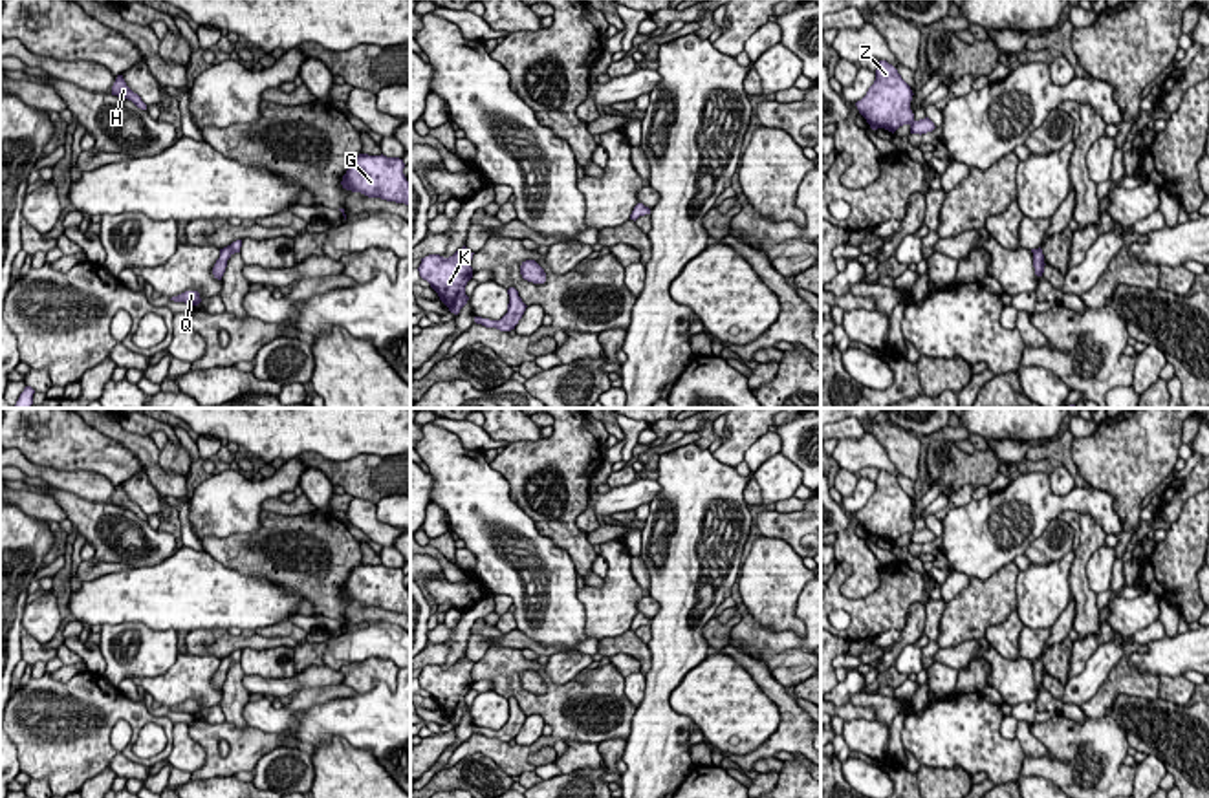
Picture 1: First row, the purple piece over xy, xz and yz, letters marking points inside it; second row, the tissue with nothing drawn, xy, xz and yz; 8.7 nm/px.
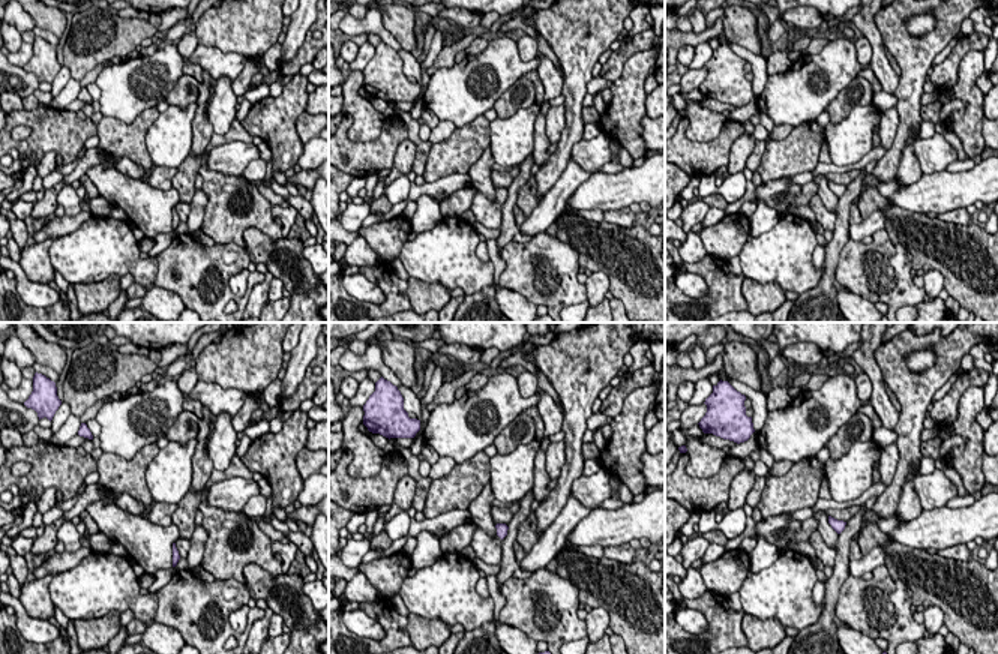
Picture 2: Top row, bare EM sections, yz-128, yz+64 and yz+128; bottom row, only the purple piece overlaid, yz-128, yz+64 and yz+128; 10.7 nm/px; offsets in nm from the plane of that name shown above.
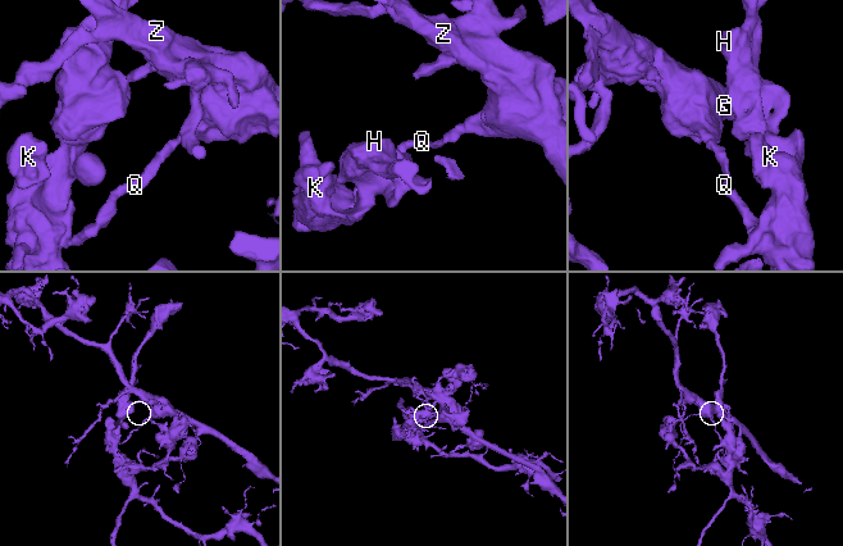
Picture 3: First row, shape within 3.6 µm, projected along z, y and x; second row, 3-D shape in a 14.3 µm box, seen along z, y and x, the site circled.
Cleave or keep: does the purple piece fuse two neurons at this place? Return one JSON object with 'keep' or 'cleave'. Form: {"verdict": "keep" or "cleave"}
{"verdict": "cleave"}

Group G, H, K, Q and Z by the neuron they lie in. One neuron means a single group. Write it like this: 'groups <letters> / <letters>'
groups G Z / H K Q

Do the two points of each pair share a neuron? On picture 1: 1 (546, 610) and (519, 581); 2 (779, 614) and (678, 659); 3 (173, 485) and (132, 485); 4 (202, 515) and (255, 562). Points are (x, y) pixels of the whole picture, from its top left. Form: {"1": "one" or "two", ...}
{"1": "one", "2": "two", "3": "two", "4": "two"}

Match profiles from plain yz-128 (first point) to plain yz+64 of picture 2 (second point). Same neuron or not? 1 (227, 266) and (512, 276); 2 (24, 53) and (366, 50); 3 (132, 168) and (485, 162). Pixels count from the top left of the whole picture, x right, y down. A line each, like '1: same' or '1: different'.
1: same
2: same
3: same

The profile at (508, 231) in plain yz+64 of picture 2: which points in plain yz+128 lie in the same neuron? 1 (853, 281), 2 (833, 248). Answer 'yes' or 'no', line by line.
1: no
2: yes

